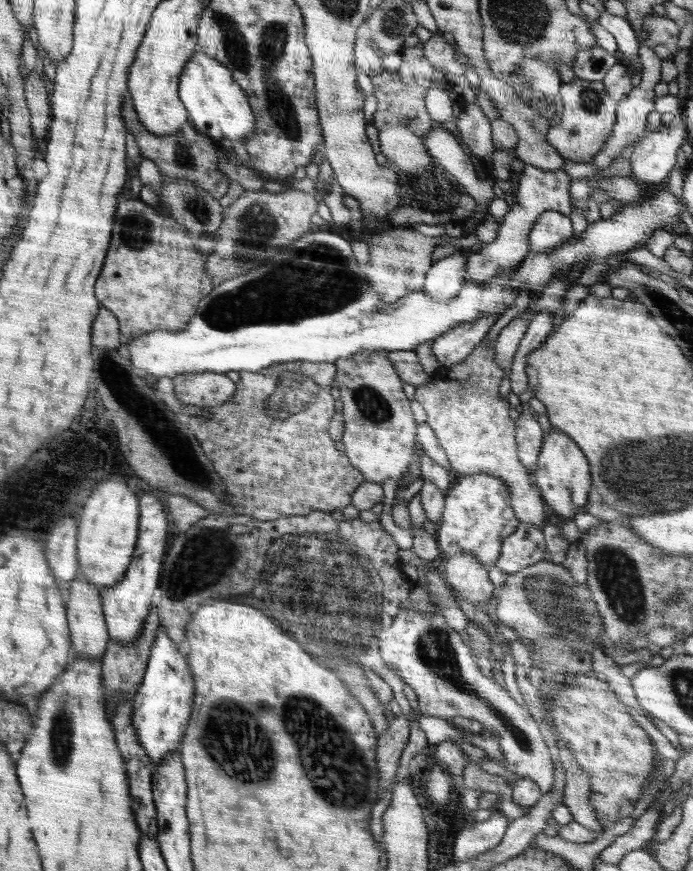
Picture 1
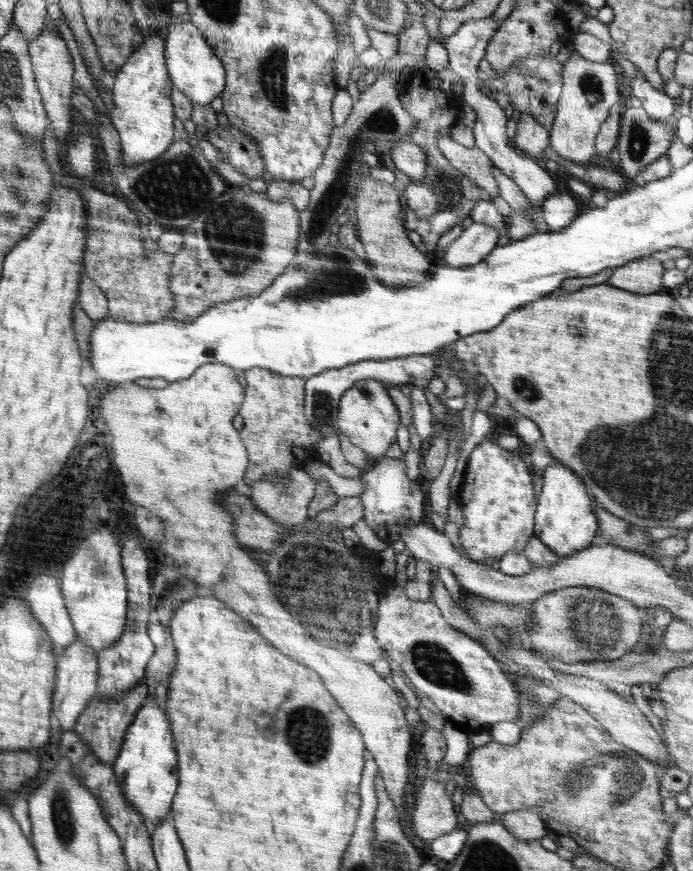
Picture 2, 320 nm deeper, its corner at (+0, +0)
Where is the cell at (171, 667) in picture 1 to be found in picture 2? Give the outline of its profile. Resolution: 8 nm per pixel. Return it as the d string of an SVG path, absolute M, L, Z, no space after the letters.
M149 697L145 700L132 726L126 731L124 746L112 764L122 794L128 797L129 804L144 816L150 835L170 812L170 804L178 786L176 750L174 750L169 718L164 710L165 705L161 704L158 698Z

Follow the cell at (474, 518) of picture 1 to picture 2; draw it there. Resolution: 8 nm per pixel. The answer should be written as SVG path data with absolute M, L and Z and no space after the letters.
M484 440L474 447L469 454L468 464L460 485L457 502L464 514L464 523L459 528L459 540L474 561L486 558L500 559L509 550L524 552L525 546L534 534L535 510L537 507L532 469L520 457L502 449L494 442Z

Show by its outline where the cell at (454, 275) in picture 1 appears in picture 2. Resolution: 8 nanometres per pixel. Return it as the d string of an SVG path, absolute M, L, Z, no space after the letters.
M473 222L438 256L438 262L454 268L476 265L496 248L498 239L496 228Z

